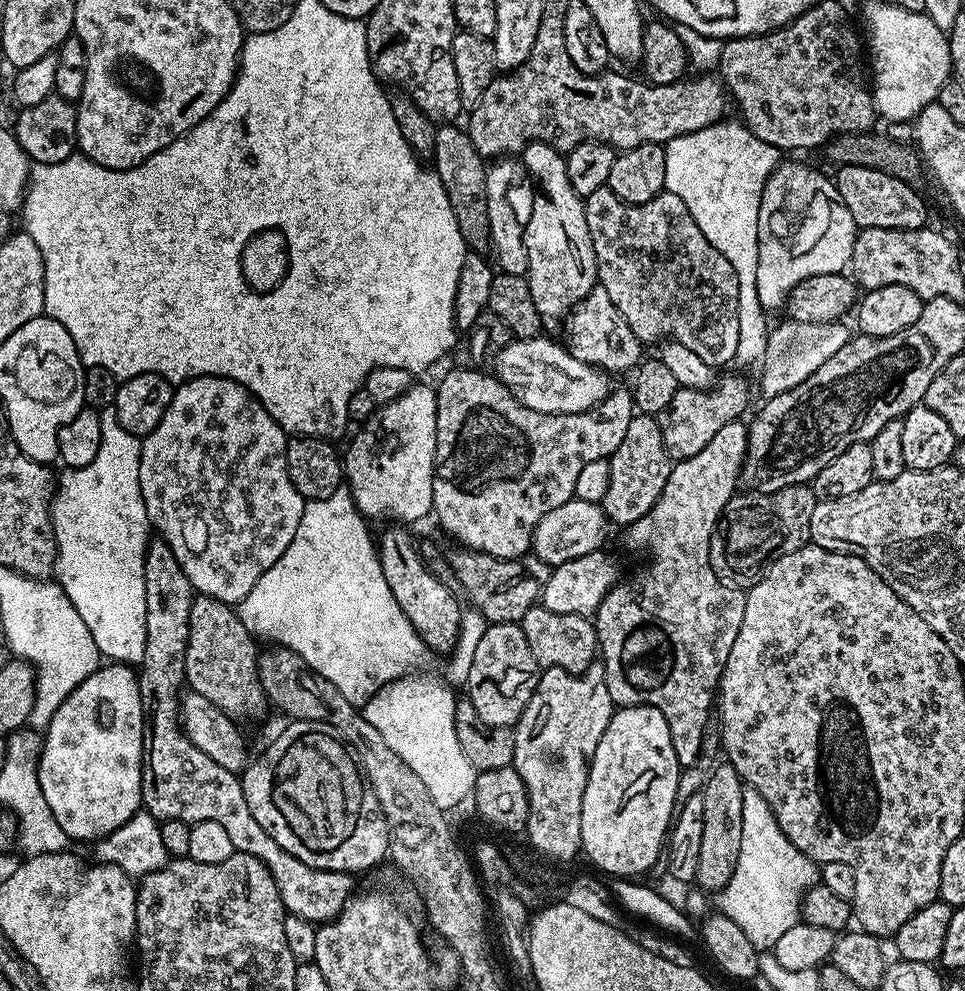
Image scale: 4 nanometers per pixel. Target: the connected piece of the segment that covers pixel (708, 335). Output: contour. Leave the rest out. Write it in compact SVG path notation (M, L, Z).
M607 186L594 190L594 194L583 197L583 202L586 210L586 226L590 226L590 242L594 242L596 278L599 287L604 288L606 294L610 294L610 302L614 302L614 306L618 306L618 310L622 310L622 318L626 318L630 330L640 339L641 345L648 346L648 344L654 343L659 336L671 338L694 351L698 357L711 366L728 363L731 365L736 359L738 350L738 276L731 263L706 240L706 234L698 228L698 223L694 222L693 212L687 208L686 203L674 194L663 191L645 204L624 204Z

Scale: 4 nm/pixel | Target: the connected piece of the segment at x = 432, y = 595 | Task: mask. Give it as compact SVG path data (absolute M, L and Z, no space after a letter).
M388 526L384 537L379 537L378 551L380 553L380 565L382 574L386 574L386 582L390 586L390 594L402 606L402 614L410 618L410 626L422 638L425 649L436 652L451 653L456 647L456 641L460 635L461 601L454 594L446 590L430 570L426 567L423 558L419 554L417 541L412 540L404 526Z

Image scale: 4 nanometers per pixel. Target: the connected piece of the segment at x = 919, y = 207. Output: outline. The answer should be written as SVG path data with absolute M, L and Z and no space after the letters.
M839 165L835 169L834 183L846 210L854 218L857 229L862 228L901 228L914 230L923 228L929 223L928 208L917 189L898 178L890 178L882 170L874 170L867 166Z

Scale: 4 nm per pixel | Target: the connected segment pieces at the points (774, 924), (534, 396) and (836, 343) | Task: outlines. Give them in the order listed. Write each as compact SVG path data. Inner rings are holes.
M742 790L742 850L728 885L719 893L719 911L750 938L753 948L771 949L801 919L804 896L818 882L818 865L782 834L758 790Z
M541 334L533 340L513 339L496 353L495 375L518 398L518 402L530 410L562 414L595 408L610 391L609 377L599 368L578 362L578 358L574 358L574 354L570 354L563 343L555 344L546 337Z
M789 319L782 320L777 327L775 325L768 333L764 366L758 375L762 396L765 399L776 397L805 381L852 338L853 329L846 325L847 323L839 321L820 324L794 322Z

